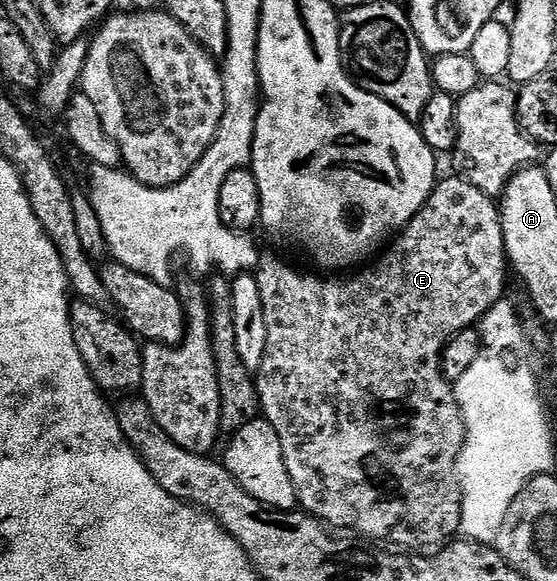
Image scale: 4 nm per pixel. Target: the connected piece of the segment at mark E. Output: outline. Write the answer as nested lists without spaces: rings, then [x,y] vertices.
[[[457,174],[452,175],[453,176],[447,177],[446,180],[445,177],[438,179],[437,185],[433,187],[433,192],[429,195],[429,200],[426,204],[424,204],[424,206],[413,215],[413,217],[409,220],[409,223],[401,229],[396,239],[394,239],[392,243],[390,243],[388,247],[386,247],[384,251],[382,251],[380,255],[372,261],[372,263],[365,266],[370,266],[370,268],[362,267],[360,270],[354,271],[349,275],[317,274],[321,276],[312,276],[309,272],[300,272],[299,269],[292,268],[287,261],[280,260],[277,256],[262,255],[255,269],[255,275],[257,281],[259,282],[259,292],[263,294],[263,310],[267,314],[267,350],[263,354],[263,362],[261,363],[260,370],[255,373],[255,379],[257,381],[257,389],[259,390],[261,410],[264,419],[269,420],[271,422],[271,426],[275,426],[275,434],[279,434],[279,442],[283,442],[283,454],[285,455],[285,461],[287,462],[287,470],[295,482],[298,505],[300,505],[304,511],[308,512],[310,516],[316,516],[318,520],[324,522],[330,529],[338,530],[337,528],[350,528],[351,531],[358,532],[361,536],[366,536],[366,538],[361,537],[366,541],[384,542],[386,545],[396,546],[401,550],[437,550],[450,543],[450,541],[452,541],[454,537],[461,532],[462,495],[459,487],[459,481],[457,479],[457,460],[461,457],[461,451],[465,445],[465,418],[461,413],[461,406],[457,401],[457,393],[454,385],[448,380],[445,376],[445,371],[441,368],[441,355],[445,353],[445,347],[449,345],[449,340],[452,336],[459,334],[464,330],[464,328],[474,327],[474,325],[478,322],[485,319],[485,315],[487,315],[487,313],[489,313],[495,305],[502,303],[504,296],[501,295],[505,292],[505,279],[507,279],[508,276],[511,276],[511,265],[505,254],[505,239],[503,238],[501,210],[498,201],[494,199],[494,197],[488,196],[488,194],[483,190],[479,190],[479,186],[475,186],[471,183],[471,181],[462,178]]]

